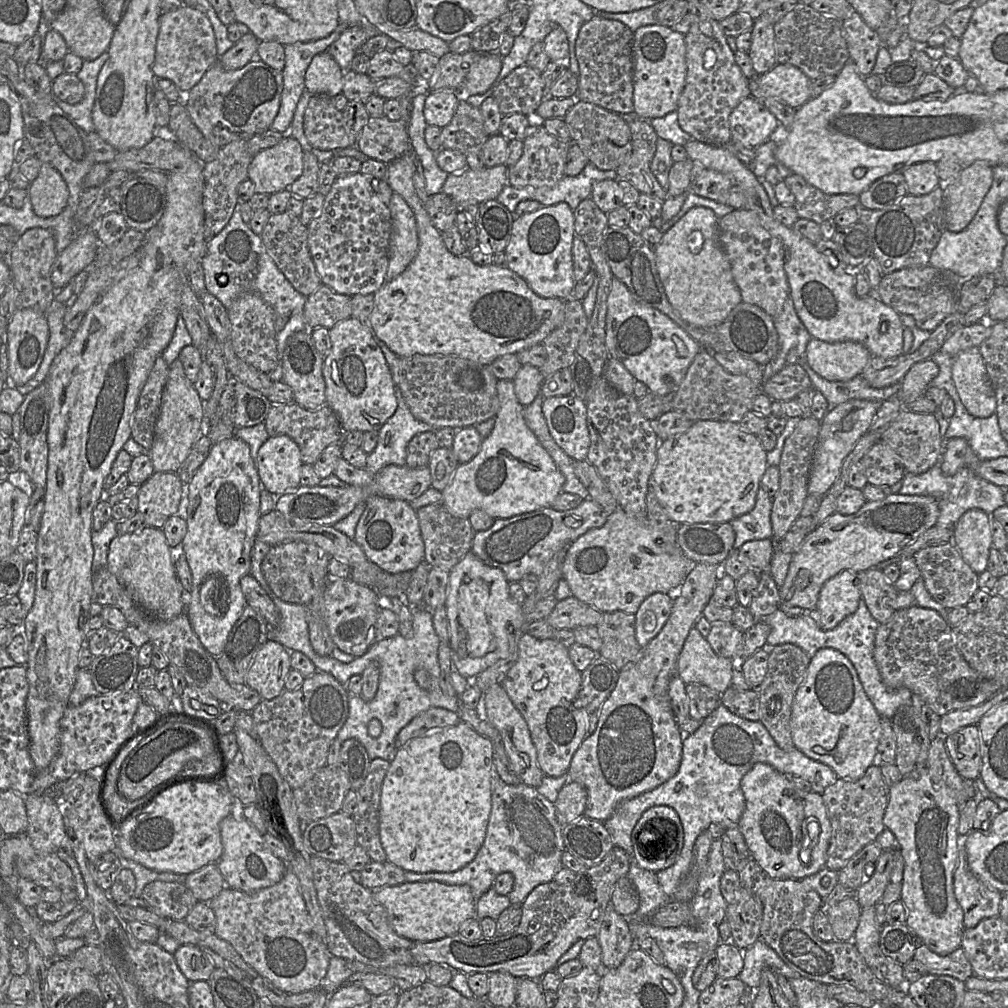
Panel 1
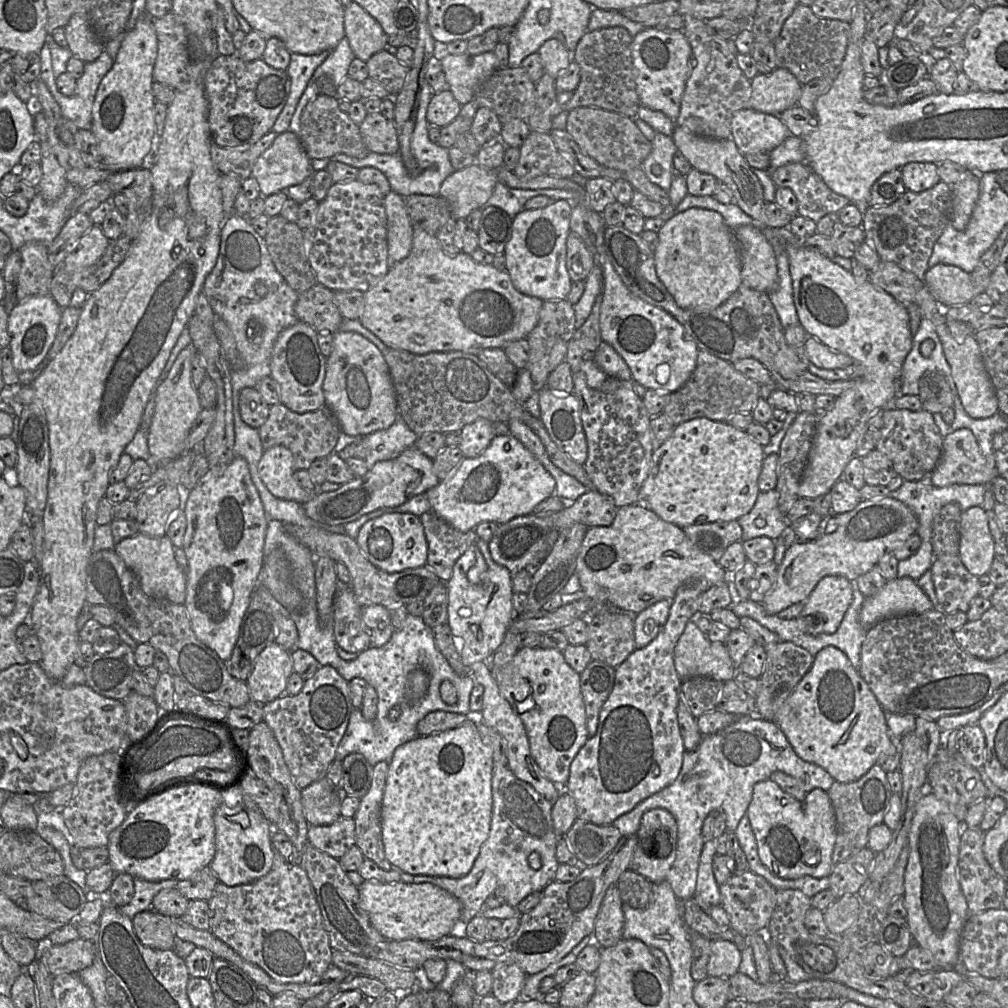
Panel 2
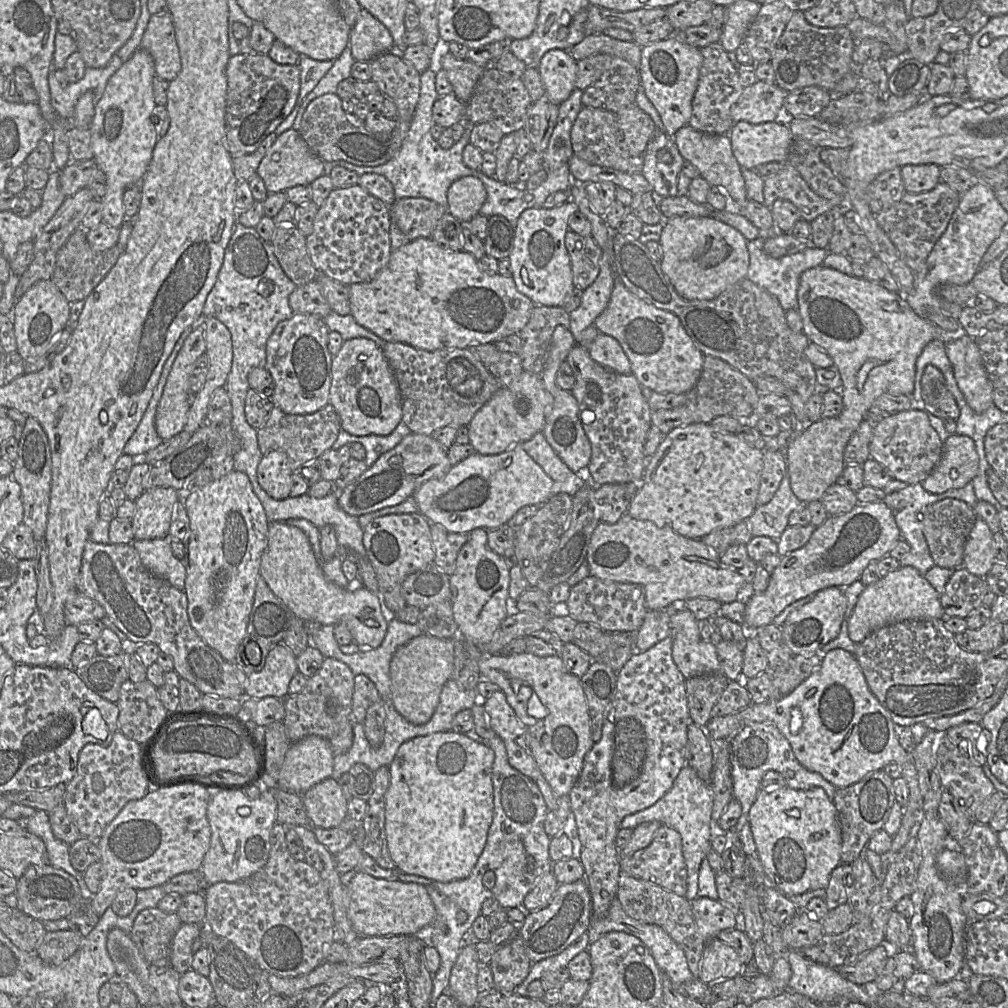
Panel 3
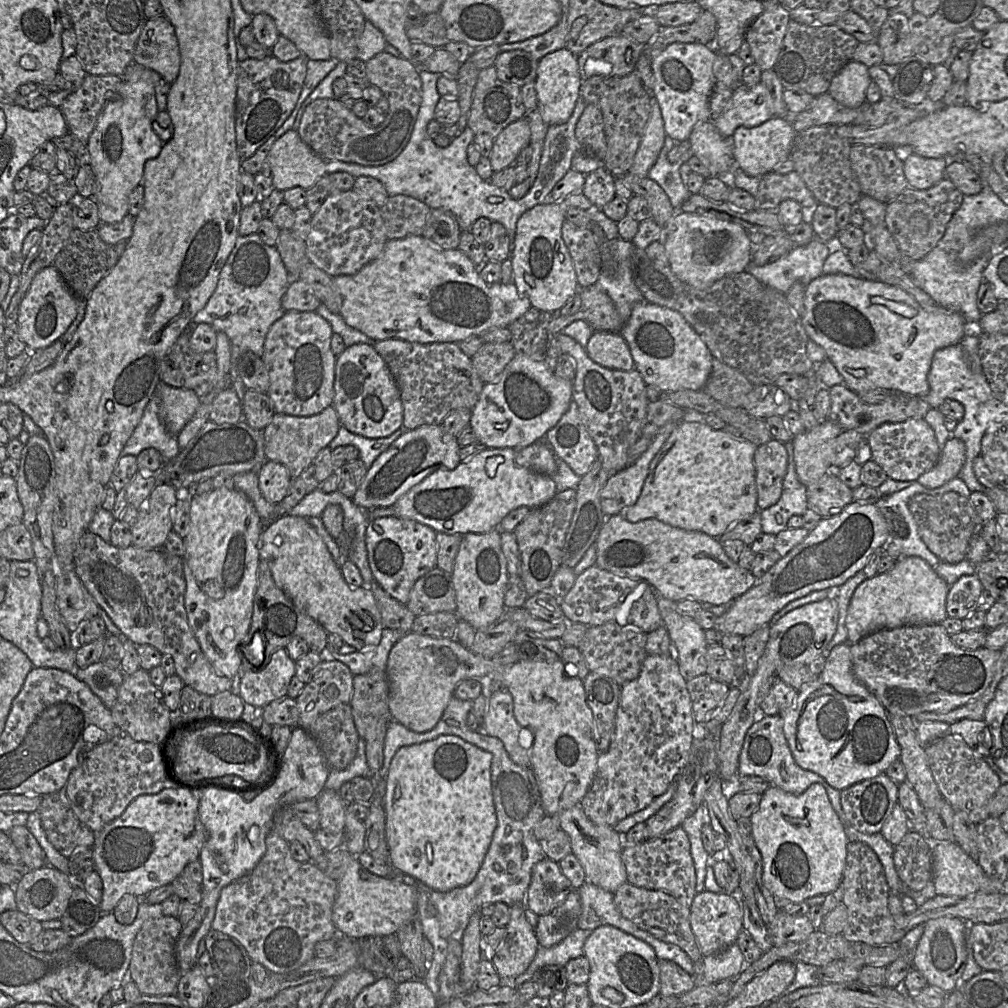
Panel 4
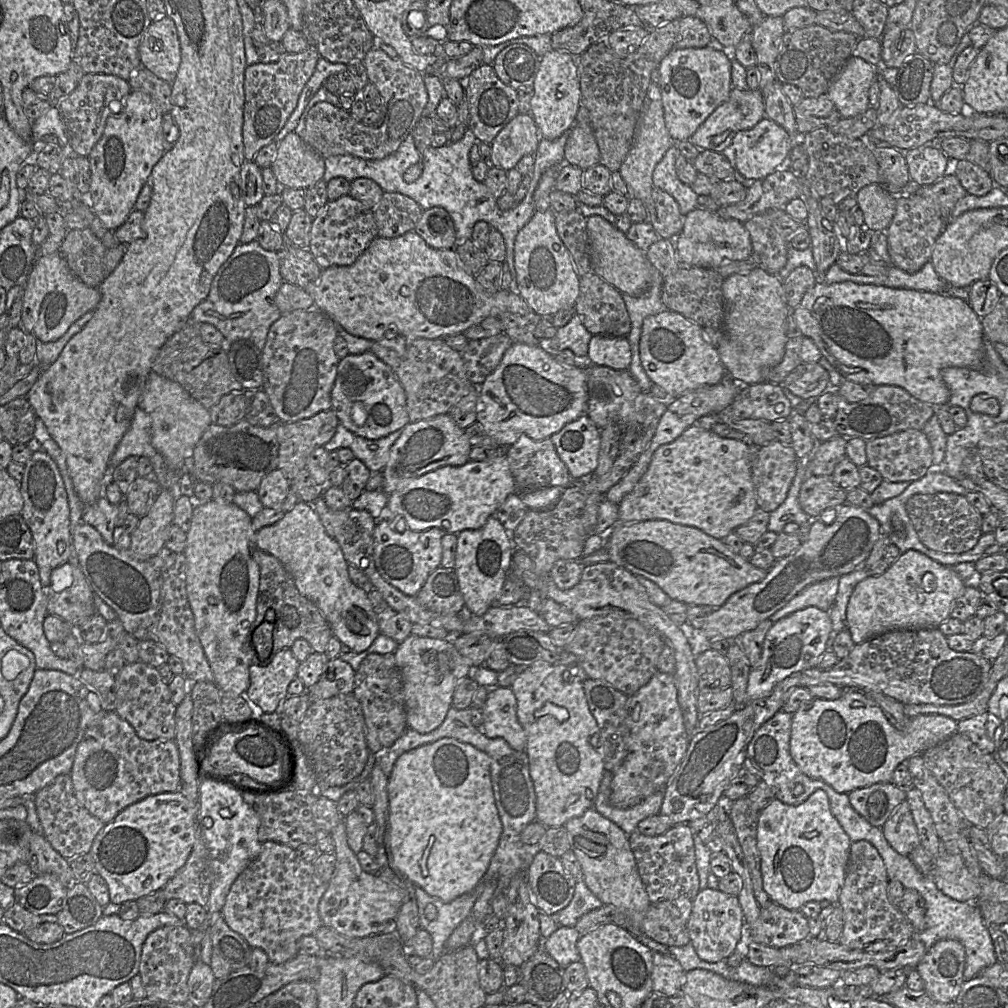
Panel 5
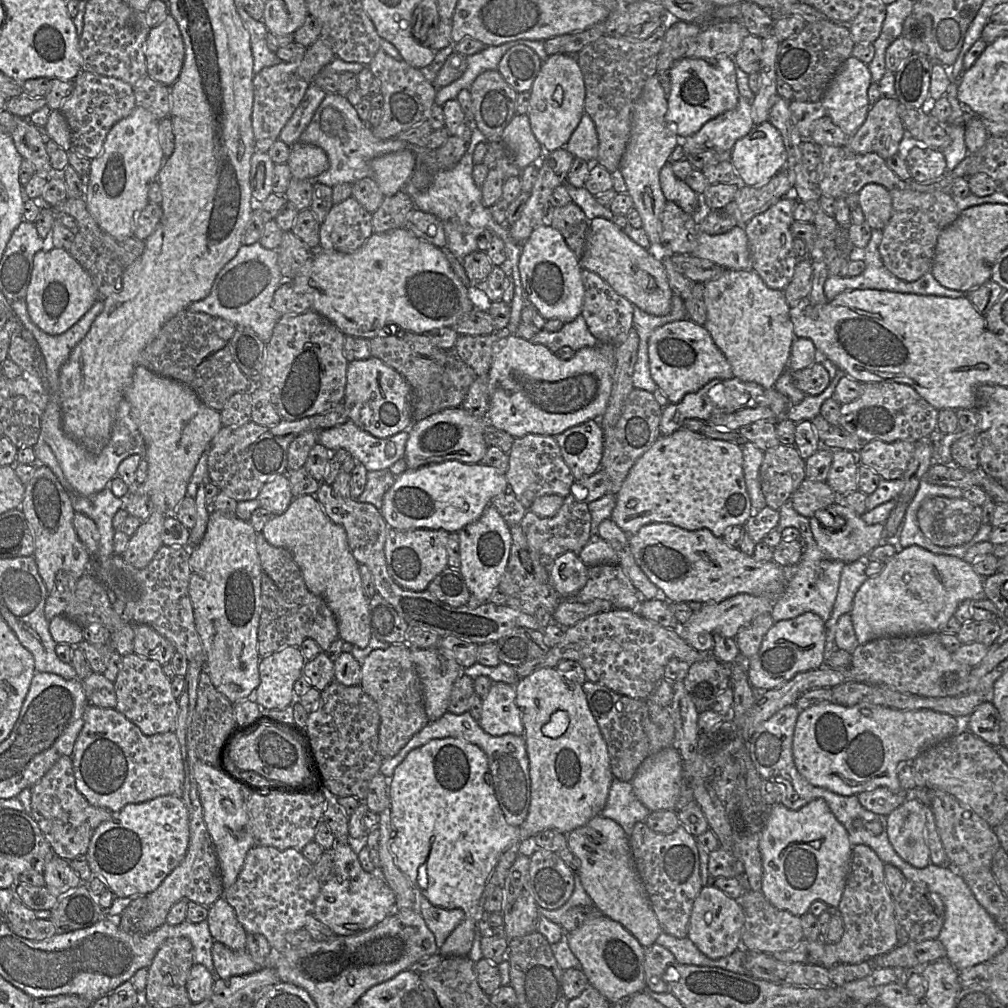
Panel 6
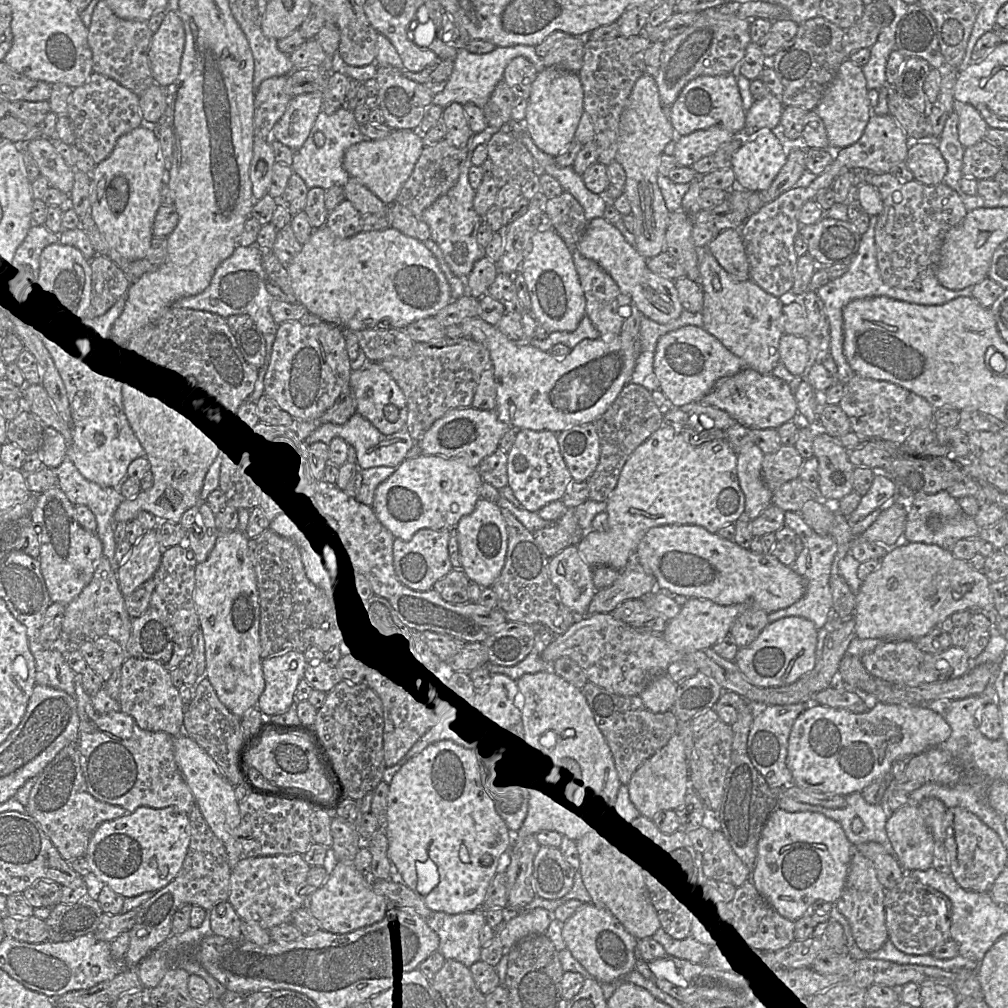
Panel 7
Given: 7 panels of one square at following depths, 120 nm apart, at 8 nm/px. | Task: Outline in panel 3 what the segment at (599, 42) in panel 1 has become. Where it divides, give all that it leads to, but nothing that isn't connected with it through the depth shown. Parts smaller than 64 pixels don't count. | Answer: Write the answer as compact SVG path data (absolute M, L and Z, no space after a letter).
M613 56L600 78L583 90L582 105L614 113L636 103L640 87L638 69L626 60Z

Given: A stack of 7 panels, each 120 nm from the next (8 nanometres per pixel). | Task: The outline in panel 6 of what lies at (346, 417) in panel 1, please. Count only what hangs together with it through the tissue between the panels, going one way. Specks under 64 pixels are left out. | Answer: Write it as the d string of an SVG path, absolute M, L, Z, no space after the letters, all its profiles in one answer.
M370 356L348 363L345 394L342 401L349 420L373 437L385 439L413 424L412 389L405 378L380 359Z

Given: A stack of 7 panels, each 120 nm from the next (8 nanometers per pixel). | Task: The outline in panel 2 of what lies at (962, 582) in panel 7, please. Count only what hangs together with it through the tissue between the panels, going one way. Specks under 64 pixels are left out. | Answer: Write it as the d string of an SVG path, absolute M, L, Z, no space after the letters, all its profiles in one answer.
M910 577L886 582L874 596L865 597L860 611L860 622L865 628L895 616L921 614L933 609L929 597Z

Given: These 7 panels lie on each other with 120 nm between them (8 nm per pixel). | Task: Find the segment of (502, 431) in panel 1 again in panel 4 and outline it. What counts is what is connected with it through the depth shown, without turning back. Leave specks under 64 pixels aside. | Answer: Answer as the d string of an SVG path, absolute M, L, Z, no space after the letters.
M488 448L453 470L436 470L397 500L394 515L427 525L437 533L464 535L499 528L502 519L518 507L543 506L557 493L553 478L518 466L516 453L513 448Z

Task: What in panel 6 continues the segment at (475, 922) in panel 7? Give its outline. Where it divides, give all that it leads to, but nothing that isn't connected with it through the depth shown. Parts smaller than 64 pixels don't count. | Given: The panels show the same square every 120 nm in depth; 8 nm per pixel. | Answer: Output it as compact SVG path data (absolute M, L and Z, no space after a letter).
M415 887L414 896L416 909L434 934L436 945L440 948L451 932L463 921L464 911L460 908L449 910L434 906Z

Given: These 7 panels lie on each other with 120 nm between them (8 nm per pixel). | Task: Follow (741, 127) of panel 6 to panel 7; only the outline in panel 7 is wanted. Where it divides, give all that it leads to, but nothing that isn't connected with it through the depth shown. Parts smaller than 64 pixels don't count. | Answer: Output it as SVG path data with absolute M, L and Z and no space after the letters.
M719 126L697 130L680 137L676 142L673 156L679 166L690 167L701 158L717 151L734 137L734 134Z

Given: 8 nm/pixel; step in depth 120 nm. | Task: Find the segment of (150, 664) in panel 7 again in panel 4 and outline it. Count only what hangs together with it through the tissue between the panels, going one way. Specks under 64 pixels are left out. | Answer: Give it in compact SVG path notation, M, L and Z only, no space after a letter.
M139 668L132 675L125 675L111 714L115 725L126 731L138 742L163 743L171 730L171 711L163 702L160 688L150 680L149 671Z

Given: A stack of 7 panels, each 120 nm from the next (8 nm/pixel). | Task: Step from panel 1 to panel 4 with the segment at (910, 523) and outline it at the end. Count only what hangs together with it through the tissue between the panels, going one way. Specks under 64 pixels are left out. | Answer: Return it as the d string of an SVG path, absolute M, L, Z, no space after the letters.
M851 502L839 513L822 518L808 536L781 557L747 592L718 618L722 634L746 637L765 625L789 602L818 590L834 591L862 571L870 556L889 541L885 517L875 504Z

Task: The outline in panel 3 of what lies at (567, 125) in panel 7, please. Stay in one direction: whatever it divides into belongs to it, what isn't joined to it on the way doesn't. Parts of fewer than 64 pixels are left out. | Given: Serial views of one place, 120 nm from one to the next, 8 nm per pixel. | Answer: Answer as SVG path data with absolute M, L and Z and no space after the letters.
M551 49L541 58L538 65L545 94L550 101L560 105L575 89L577 61L569 51Z

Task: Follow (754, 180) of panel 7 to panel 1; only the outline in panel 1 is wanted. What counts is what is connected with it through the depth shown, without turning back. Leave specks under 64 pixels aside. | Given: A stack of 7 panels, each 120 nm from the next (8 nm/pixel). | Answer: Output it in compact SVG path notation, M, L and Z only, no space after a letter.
M749 96L730 114L731 140L757 147L769 140L779 123L762 101Z

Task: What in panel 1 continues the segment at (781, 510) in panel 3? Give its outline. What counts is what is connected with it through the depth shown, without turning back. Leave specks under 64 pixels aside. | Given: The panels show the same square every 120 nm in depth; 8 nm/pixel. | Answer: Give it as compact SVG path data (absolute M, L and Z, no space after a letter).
M760 484L753 510L730 521L735 531L734 549L739 549L748 541L772 539L772 507L773 498Z

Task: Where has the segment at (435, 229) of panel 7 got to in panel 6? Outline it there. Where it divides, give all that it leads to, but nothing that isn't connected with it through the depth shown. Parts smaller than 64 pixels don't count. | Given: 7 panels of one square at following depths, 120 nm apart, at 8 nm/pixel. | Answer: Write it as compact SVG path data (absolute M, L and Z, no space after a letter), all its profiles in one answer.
M474 127L469 148L461 160L452 169L439 171L426 191L416 196L411 196L411 198L416 208L433 214L442 221L447 241L446 247L461 262L465 256L479 250L477 236L482 230L488 229L492 234L496 234L503 240L507 258L510 259L512 264L512 277L514 279L514 296L510 305L511 314L506 331L510 335L515 335L519 324L522 322L521 311L524 307L524 292L519 271L519 260L523 245L517 243L511 237L509 226L497 223L493 219L490 209L482 204L481 187L475 184L472 177L473 154L476 146L481 142L485 143L488 141L484 134L477 127Z

